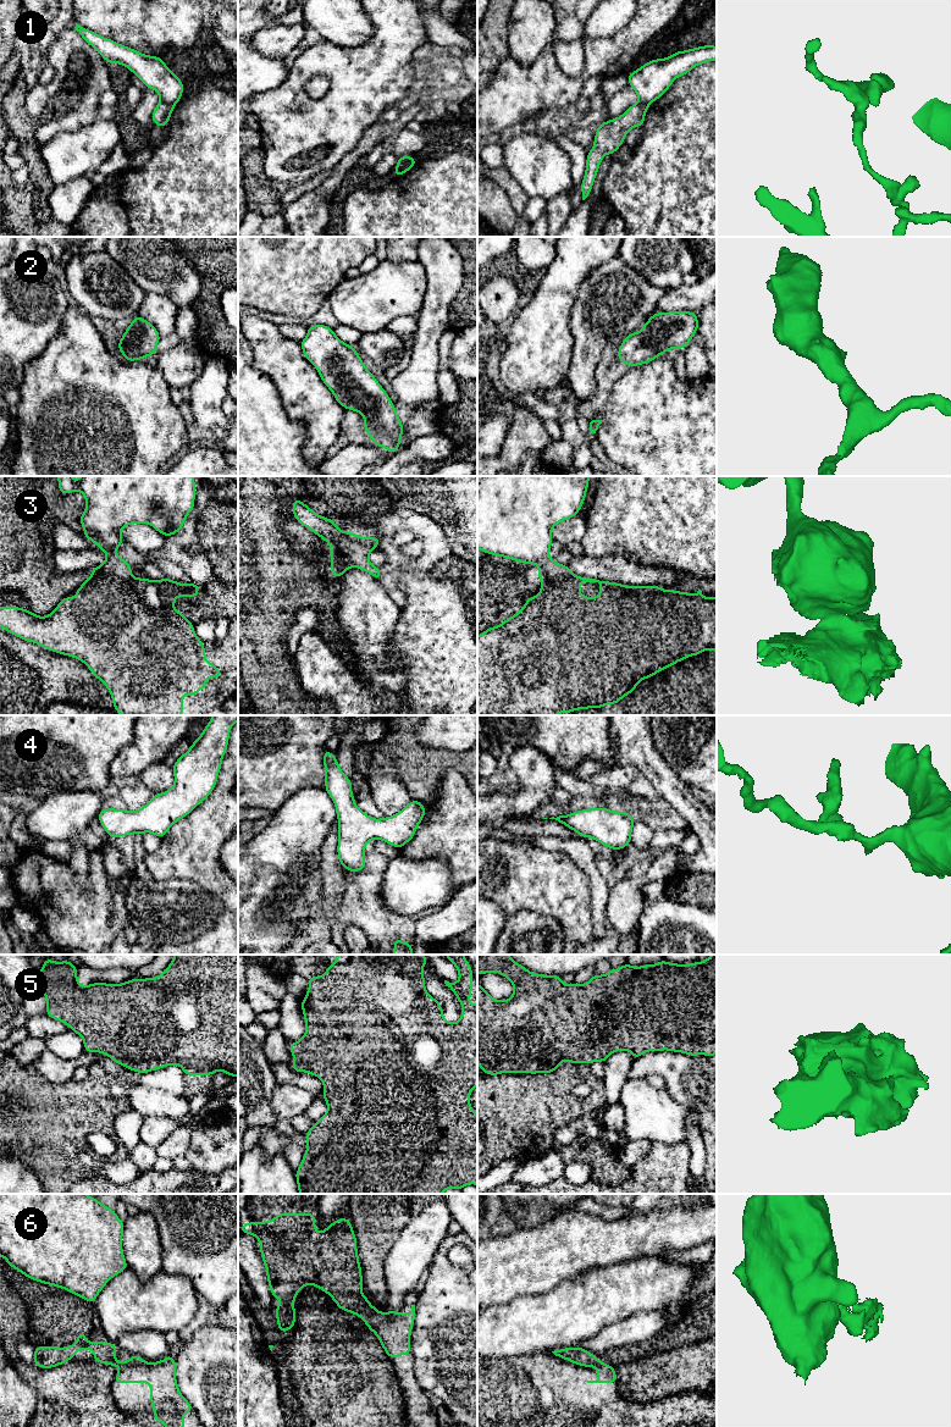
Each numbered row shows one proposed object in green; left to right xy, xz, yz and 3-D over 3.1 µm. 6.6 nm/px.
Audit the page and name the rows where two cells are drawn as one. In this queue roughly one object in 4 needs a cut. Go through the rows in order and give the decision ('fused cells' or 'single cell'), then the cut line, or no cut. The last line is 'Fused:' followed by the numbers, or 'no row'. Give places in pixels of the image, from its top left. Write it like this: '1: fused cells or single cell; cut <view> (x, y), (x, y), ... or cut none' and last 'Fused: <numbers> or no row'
1: fused cells; cut xz (415, 160), (407, 161), (394, 173)
2: single cell; cut none
3: fused cells; cut xz (326, 538), (343, 554), (348, 553)
4: single cell; cut none
5: single cell; cut none
6: fused cells; cut xy (143, 1361), (121, 1369)
Fused: 1, 3, 6

